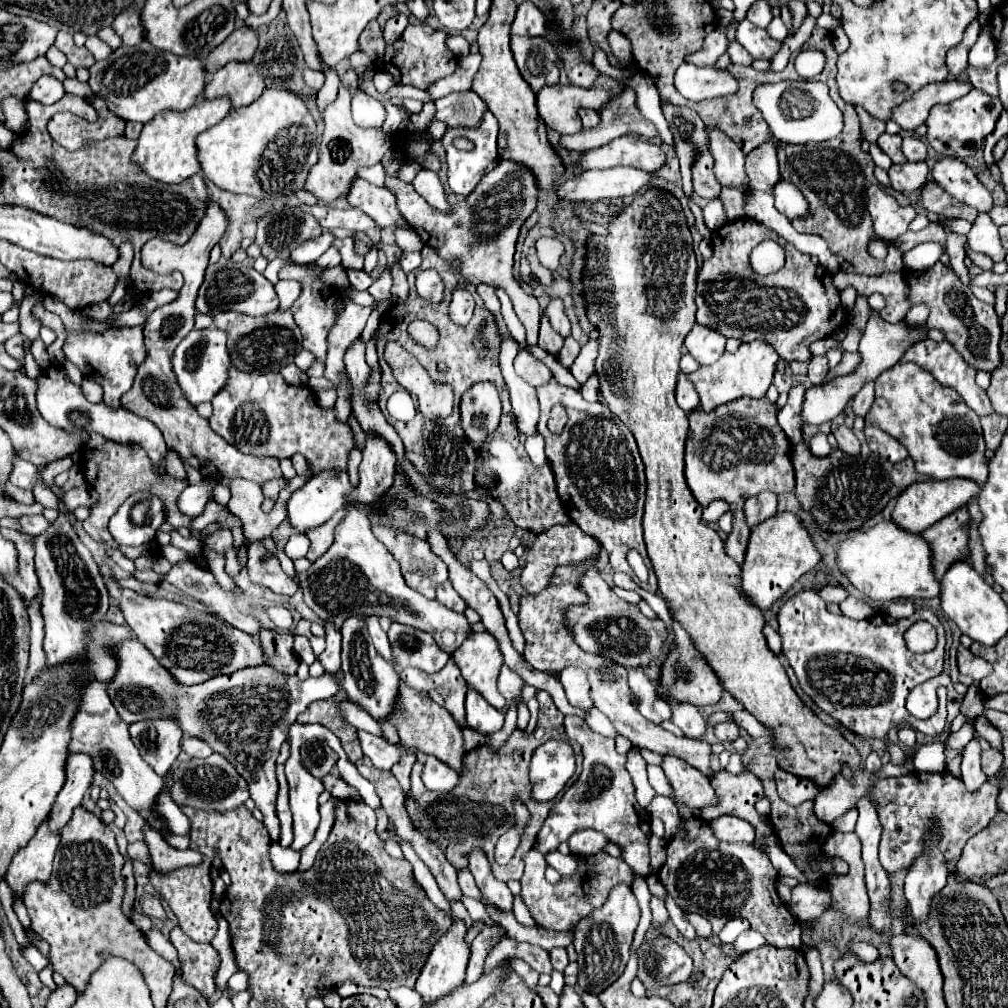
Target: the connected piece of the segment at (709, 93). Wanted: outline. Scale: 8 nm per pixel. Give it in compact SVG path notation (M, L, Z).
M683 63L675 71L675 87L683 97L691 101L703 101L729 97L735 89L739 89L739 83L729 69L719 69L717 65Z

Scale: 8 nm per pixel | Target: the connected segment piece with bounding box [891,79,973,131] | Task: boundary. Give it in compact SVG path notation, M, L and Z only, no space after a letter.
M945 79L943 83L931 83L903 101L899 107L893 109L891 119L901 125L905 131L915 131L921 123L925 123L931 107L939 103L951 103L973 89L971 83L959 79Z

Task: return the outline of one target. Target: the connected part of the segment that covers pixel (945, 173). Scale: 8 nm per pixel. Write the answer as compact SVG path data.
M943 157L935 163L931 171L935 183L949 193L953 199L977 209L977 211L989 211L993 207L991 193L985 189L985 185L977 179L973 169L965 165L961 159Z

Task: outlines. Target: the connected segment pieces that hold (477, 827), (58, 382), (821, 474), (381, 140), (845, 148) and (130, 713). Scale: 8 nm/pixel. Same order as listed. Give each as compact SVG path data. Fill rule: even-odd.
M541 701L539 707L539 719L537 719L537 727L531 735L527 735L525 731L513 731L511 737L505 741L505 745L499 751L493 751L493 747L489 745L481 745L475 751L469 751L465 755L465 765L467 765L467 775L461 779L461 783L455 787L455 791L451 791L447 795L447 809L433 809L433 803L437 801L437 793L431 793L427 787L423 787L421 783L421 763L417 761L413 771L411 771L411 793L405 801L407 811L413 819L413 823L433 841L437 841L441 845L441 849L445 851L447 859L453 863L455 869L467 867L467 855L469 851L477 845L481 847L493 867L493 875L501 881L511 881L511 879L521 879L523 875L523 857L527 855L527 851L533 847L535 837L547 817L553 803L557 803L563 796L563 793L578 779L582 770L583 755L578 748L578 744L571 742L575 757L576 769L573 776L569 779L564 789L553 799L551 803L535 803L535 799L531 799L531 781L529 781L529 759L531 753L545 741L549 739L565 739L569 741L569 737L563 731L563 715L561 711L555 707L555 703L551 701ZM511 795L519 795L529 811L531 811L531 821L521 837L521 845L513 857L513 863L509 865L497 865L495 863L495 843L497 839L511 827L513 823L513 809L511 809Z
M51 365L37 381L39 389L37 389L37 409L41 413L41 417L51 423L53 427L59 427L67 433L75 433L75 431L89 431L89 433L101 433L105 439L113 439L115 443L137 443L141 445L149 457L153 461L159 461L165 457L167 445L163 443L163 435L161 431L151 425L147 419L137 417L135 413L119 407L119 409L111 409L105 403L89 403L81 389L77 385L73 385L67 377L63 367L59 365Z
M797 383L789 389L789 399L787 405L781 409L779 413L779 425L785 431L785 435L789 437L791 445L793 445L793 453L791 453L791 461L795 467L795 495L801 501L801 505L811 511L811 515L817 519L819 527L825 531L849 531L849 529L857 529L861 527L867 519L875 517L887 503L891 497L899 495L905 487L913 485L917 481L917 471L915 471L915 463L911 457L891 465L885 459L879 459L875 455L861 459L861 457L851 457L845 455L843 451L835 449L831 455L827 457L815 457L801 439L801 431L799 431L799 407L805 395L805 387L803 383Z
M345 87L339 89L337 101L325 107L323 119L325 119L325 131L319 147L319 161L311 167L303 189L313 193L319 201L321 199L337 201L341 197L347 197L347 191L351 189L351 183L355 181L359 167L369 167L381 161L381 157L391 147L391 139L389 135L381 133L381 129L363 129L355 125L351 117L351 95Z
M815 27L811 39L801 47L821 47L821 53L825 53L825 69L821 73L821 81L829 85L831 99L839 105L845 117L845 129L835 139L823 141L823 143L803 143L803 145L789 145L783 143L777 147L777 159L779 159L779 173L783 181L793 183L809 201L811 217L793 221L793 227L799 233L813 233L827 241L831 253L837 255L841 265L853 267L855 273L861 275L881 275L885 271L901 271L903 269L903 255L899 251L899 259L895 263L881 263L877 259L871 259L867 253L867 243L875 237L871 227L871 215L867 215L865 197L867 187L875 183L873 169L875 163L869 153L861 151L861 133L859 133L859 117L853 105L845 103L837 91L835 75L837 75L837 53L833 49L831 33L827 29Z
M135 637L129 641L117 643L115 655L119 659L119 669L117 669L115 679L109 683L107 693L113 701L119 717L129 725L137 723L137 721L145 721L145 719L175 719L185 735L207 741L209 747L215 753L221 753L225 759L229 759L229 763L237 769L237 773L249 783L251 799L263 811L263 815L265 815L263 823L269 829L271 839L279 841L279 819L275 815L275 797L277 797L277 789L279 789L277 777L275 777L275 761L279 755L279 747L287 739L287 731L289 731L291 723L295 723L297 715L303 709L307 709L309 703L313 703L317 699L329 699L339 691L339 685L335 683L333 675L325 673L319 679L309 677L307 681L299 681L297 675L285 675L273 667L263 665L263 667L241 669L231 675L219 675L219 677L213 677L199 685L179 685L177 679L173 679L173 675L169 675L169 671Z

